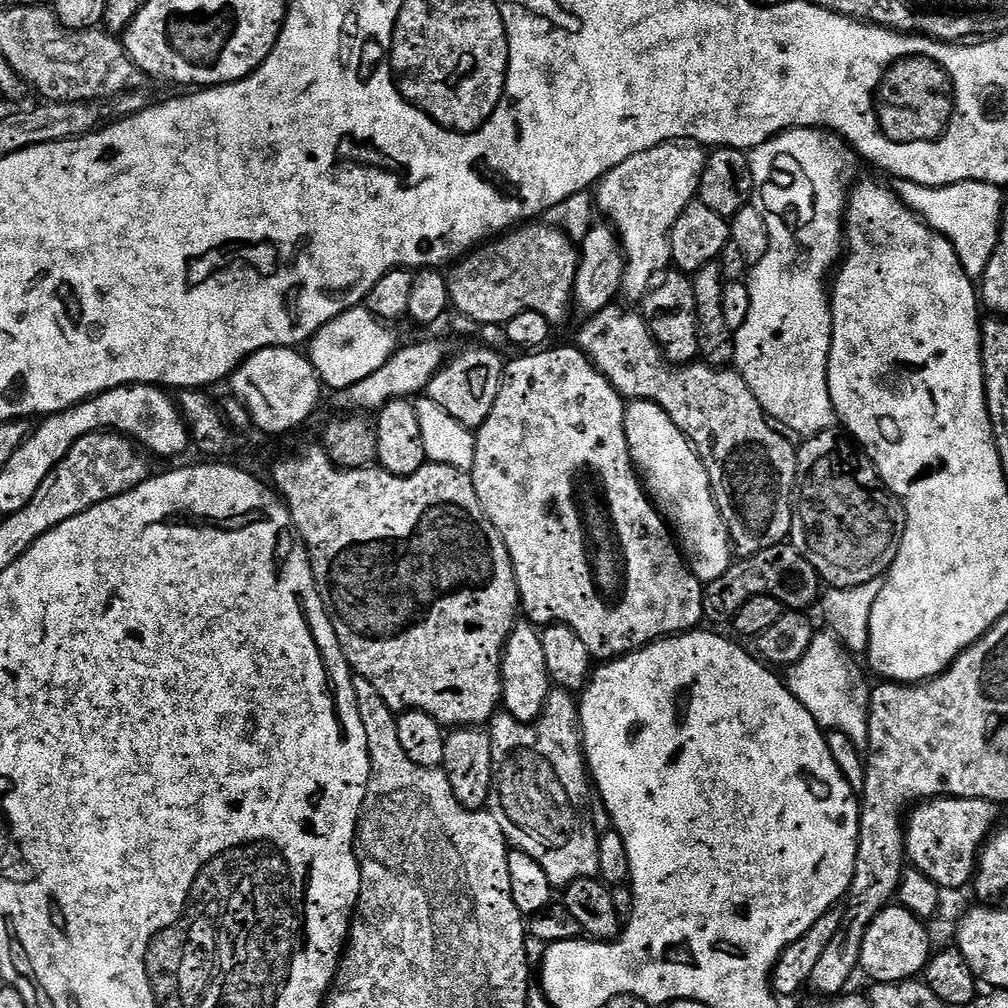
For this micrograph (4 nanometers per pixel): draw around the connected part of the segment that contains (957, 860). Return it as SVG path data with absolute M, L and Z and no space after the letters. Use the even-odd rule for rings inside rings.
M941 796L917 803L906 816L904 854L907 863L940 890L964 888L967 884L969 887L976 875L980 849L997 827L996 812L997 805L990 800L961 796Z

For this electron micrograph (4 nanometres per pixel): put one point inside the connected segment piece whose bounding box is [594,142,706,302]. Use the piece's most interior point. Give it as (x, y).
(641, 199)

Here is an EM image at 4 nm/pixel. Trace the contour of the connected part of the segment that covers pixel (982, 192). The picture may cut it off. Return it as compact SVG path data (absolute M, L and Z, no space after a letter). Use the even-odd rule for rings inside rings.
M901 180L898 184L900 201L928 227L952 243L966 274L973 278L983 276L1000 237L1000 218L1006 212L1004 196L1000 192L1003 191L997 185L977 180L947 184L941 188L922 186L909 180Z

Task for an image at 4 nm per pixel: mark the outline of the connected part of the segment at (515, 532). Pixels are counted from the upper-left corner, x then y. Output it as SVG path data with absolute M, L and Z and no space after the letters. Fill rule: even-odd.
M579 347L552 348L533 351L531 354L520 354L517 360L508 360L504 365L504 377L498 390L498 398L494 402L494 410L490 410L490 418L476 432L476 453L474 466L470 475L474 482L474 490L478 490L478 502L482 502L482 510L490 518L490 522L500 531L502 542L510 554L512 569L516 575L516 585L520 595L520 606L525 616L537 626L549 624L565 624L582 638L586 650L597 661L615 660L617 656L625 656L627 652L635 652L637 648L645 648L653 640L662 640L669 636L683 634L701 627L704 620L702 598L704 585L688 568L688 565L664 519L657 512L628 453L626 430L624 429L625 397L609 382L597 368L592 365L586 353ZM601 548L604 552L616 552L617 556L592 556L589 560L580 560L580 552L596 552Z

